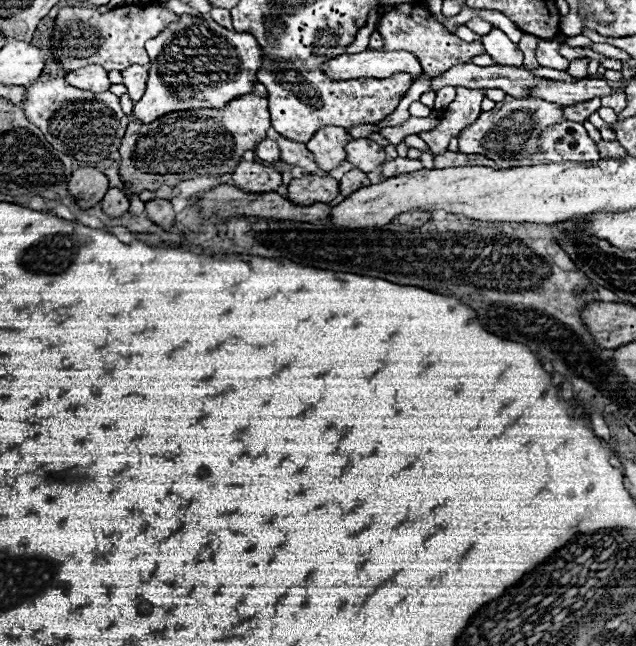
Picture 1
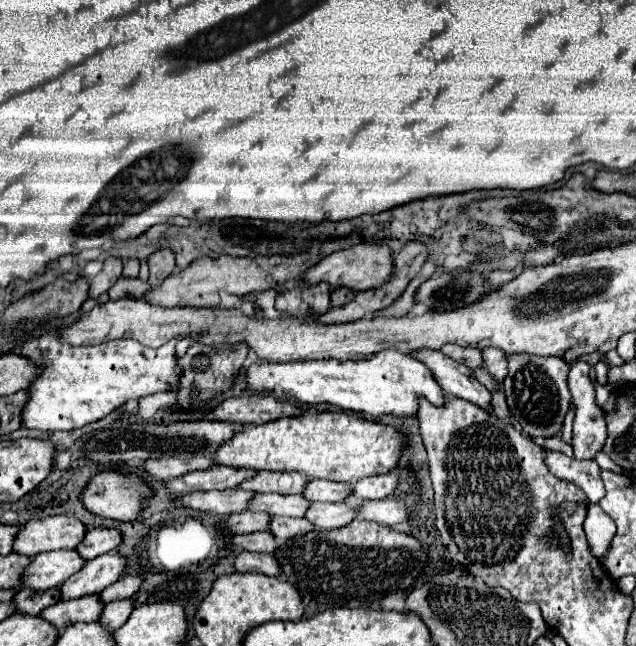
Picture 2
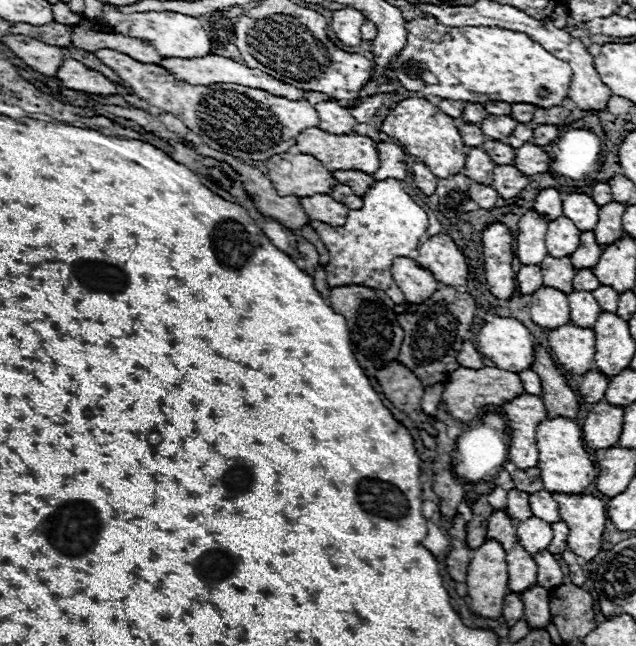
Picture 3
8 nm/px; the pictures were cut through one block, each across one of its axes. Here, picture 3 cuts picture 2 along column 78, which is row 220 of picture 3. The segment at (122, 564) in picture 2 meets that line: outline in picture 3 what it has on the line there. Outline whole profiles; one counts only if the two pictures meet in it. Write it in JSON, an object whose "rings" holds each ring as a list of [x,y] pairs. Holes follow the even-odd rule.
{"rings":[[[568,194],[564,198],[564,206],[562,206],[562,212],[566,218],[574,220],[574,226],[580,230],[580,232],[590,232],[594,230],[596,222],[598,222],[598,206],[592,202],[590,196],[586,194]]]}

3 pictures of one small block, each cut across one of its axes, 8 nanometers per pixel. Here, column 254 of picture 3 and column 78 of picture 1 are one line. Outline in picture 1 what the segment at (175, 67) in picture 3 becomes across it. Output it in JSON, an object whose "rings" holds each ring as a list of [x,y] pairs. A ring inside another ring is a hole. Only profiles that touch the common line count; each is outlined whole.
{"rings":[[[88,64],[84,68],[78,68],[74,72],[70,72],[66,76],[68,84],[82,88],[82,90],[90,90],[90,92],[104,92],[110,88],[110,80],[108,80],[108,72],[104,68],[100,68],[98,64]]]}

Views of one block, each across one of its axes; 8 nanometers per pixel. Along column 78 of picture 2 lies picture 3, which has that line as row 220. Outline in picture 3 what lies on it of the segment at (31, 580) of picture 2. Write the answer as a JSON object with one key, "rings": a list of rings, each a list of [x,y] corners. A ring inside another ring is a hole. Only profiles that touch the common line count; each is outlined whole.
{"rings":[[[560,216],[548,224],[546,230],[546,248],[554,258],[570,256],[580,246],[580,232],[572,224],[572,220]]]}

